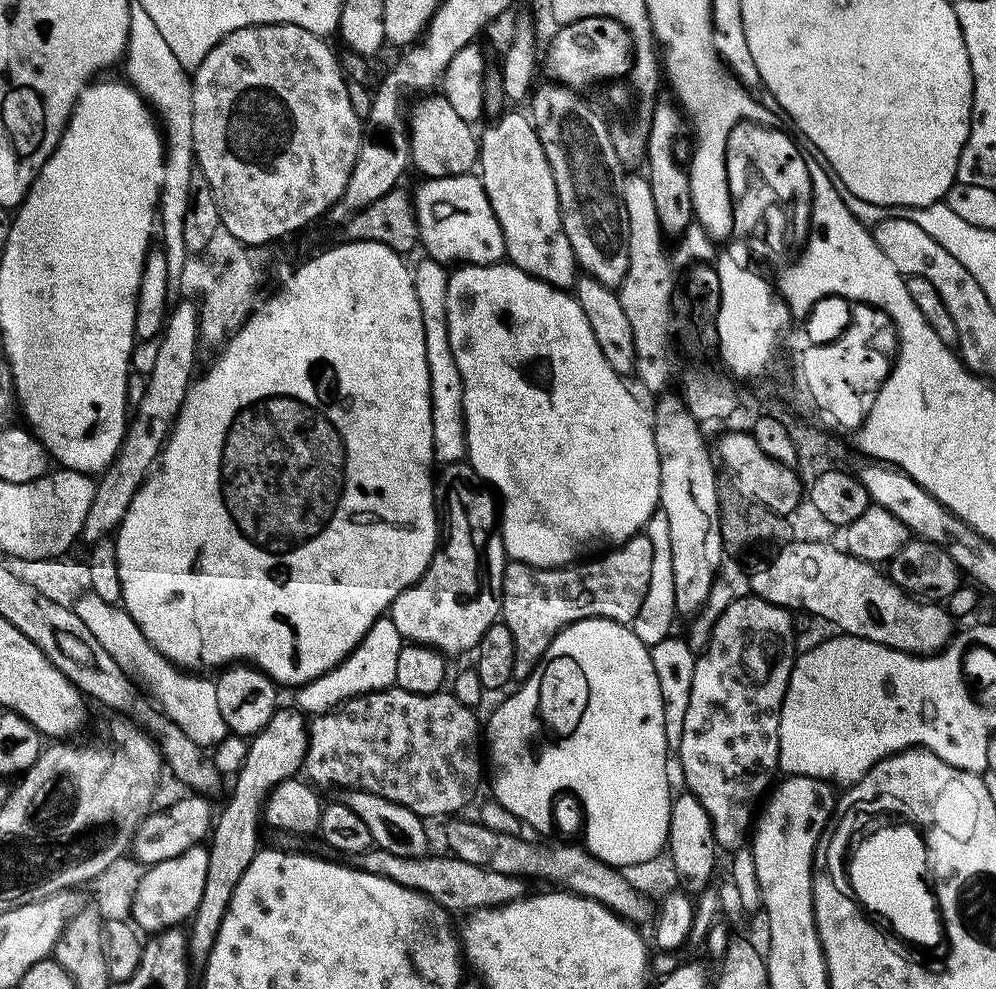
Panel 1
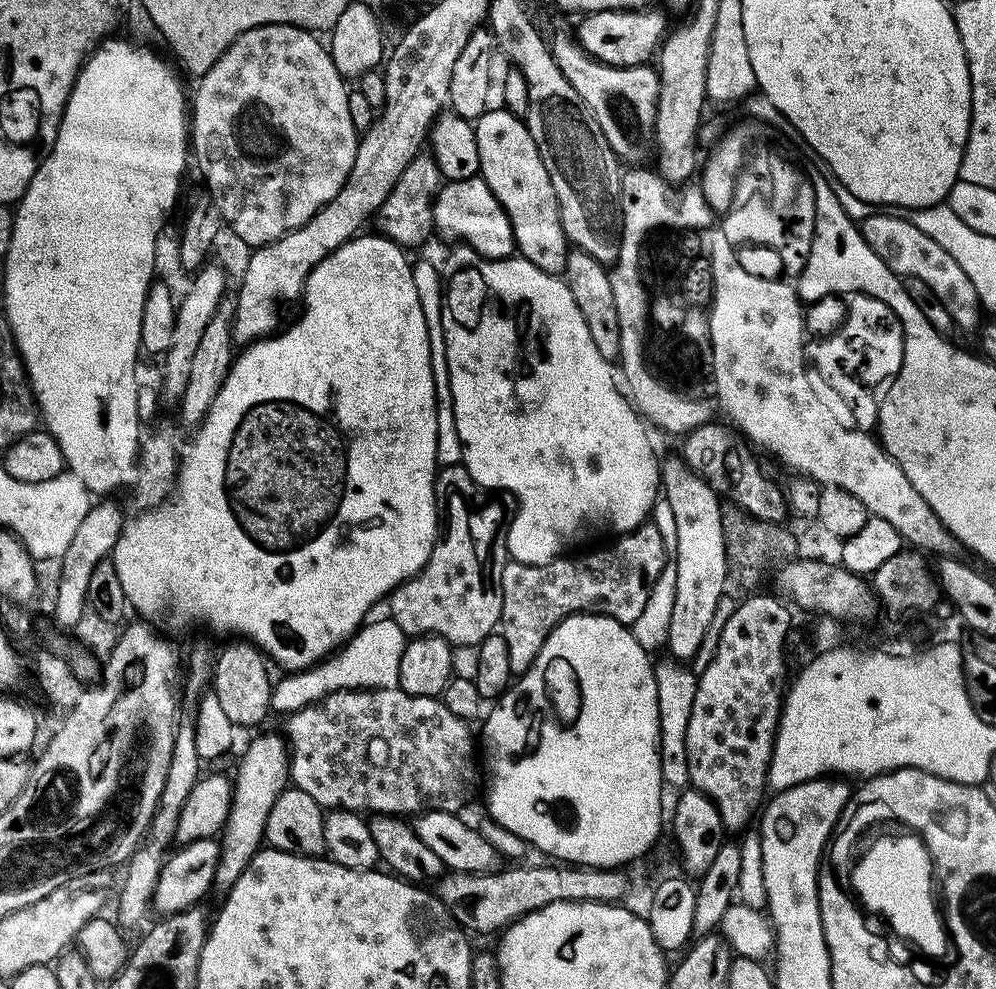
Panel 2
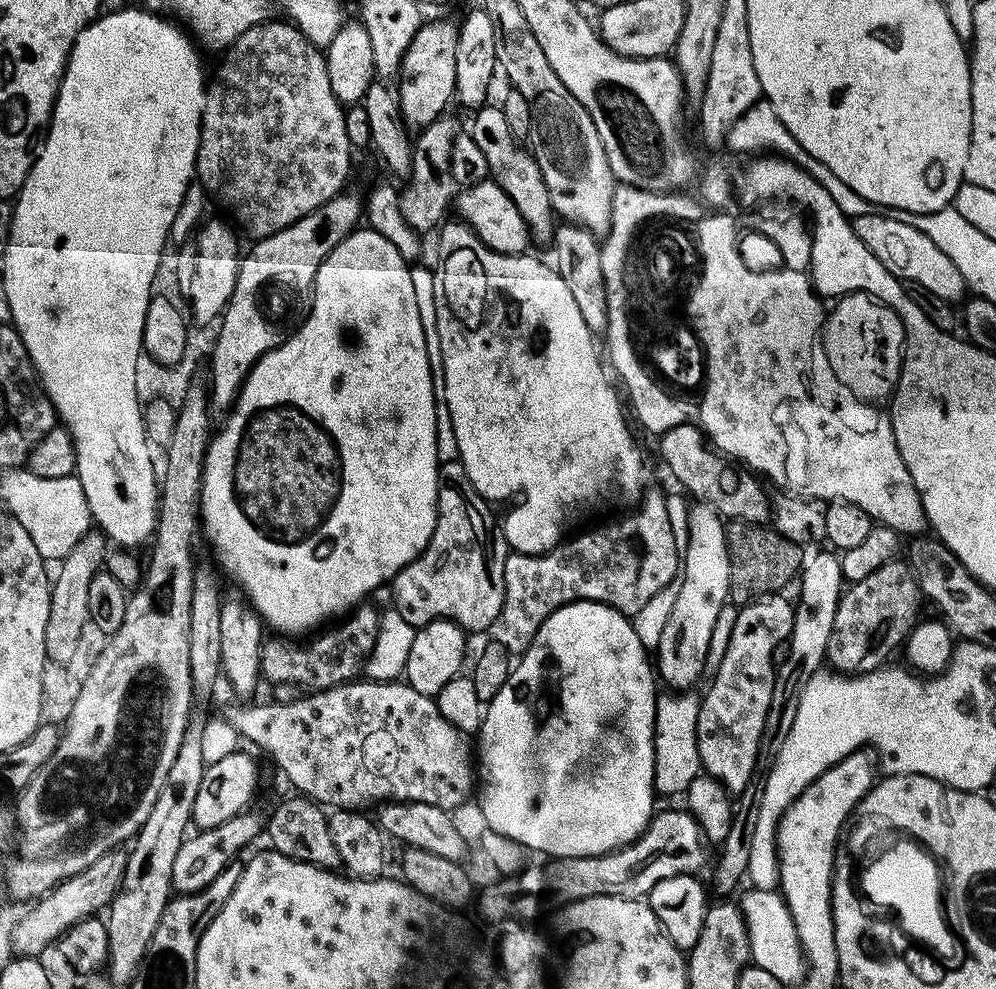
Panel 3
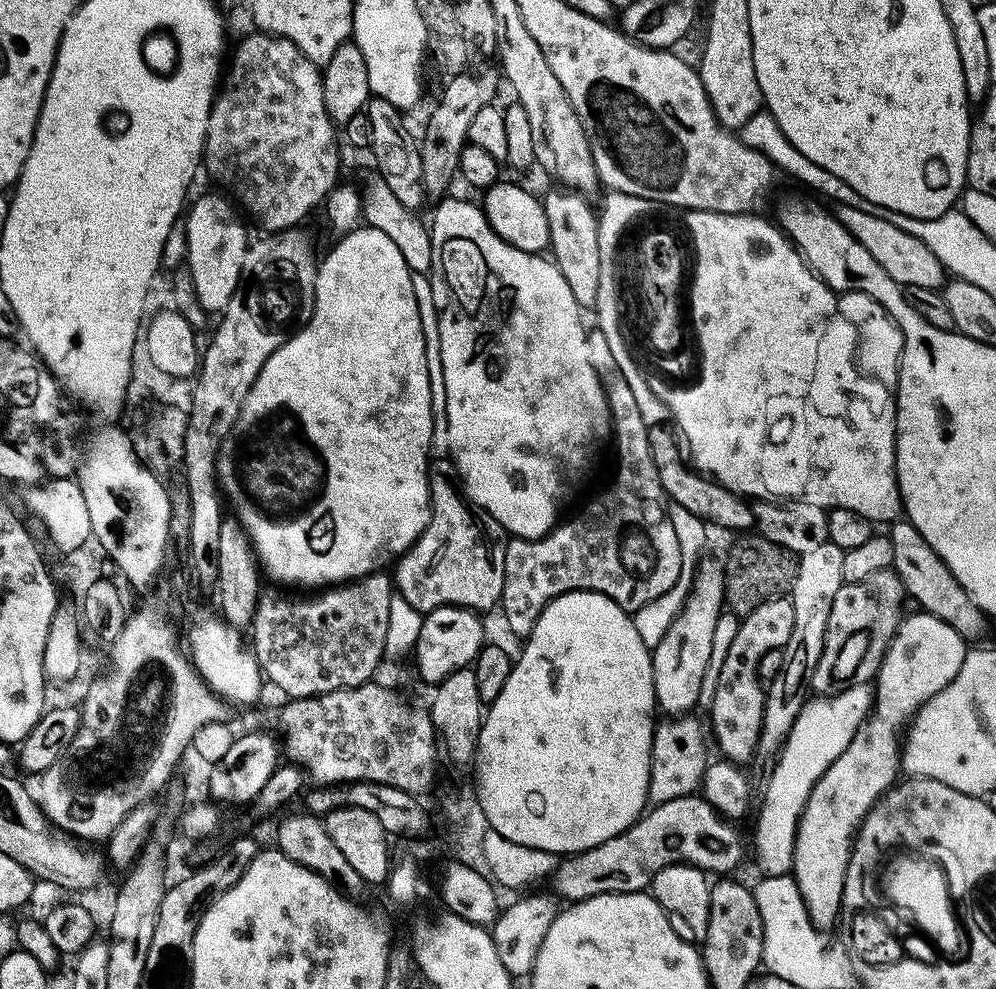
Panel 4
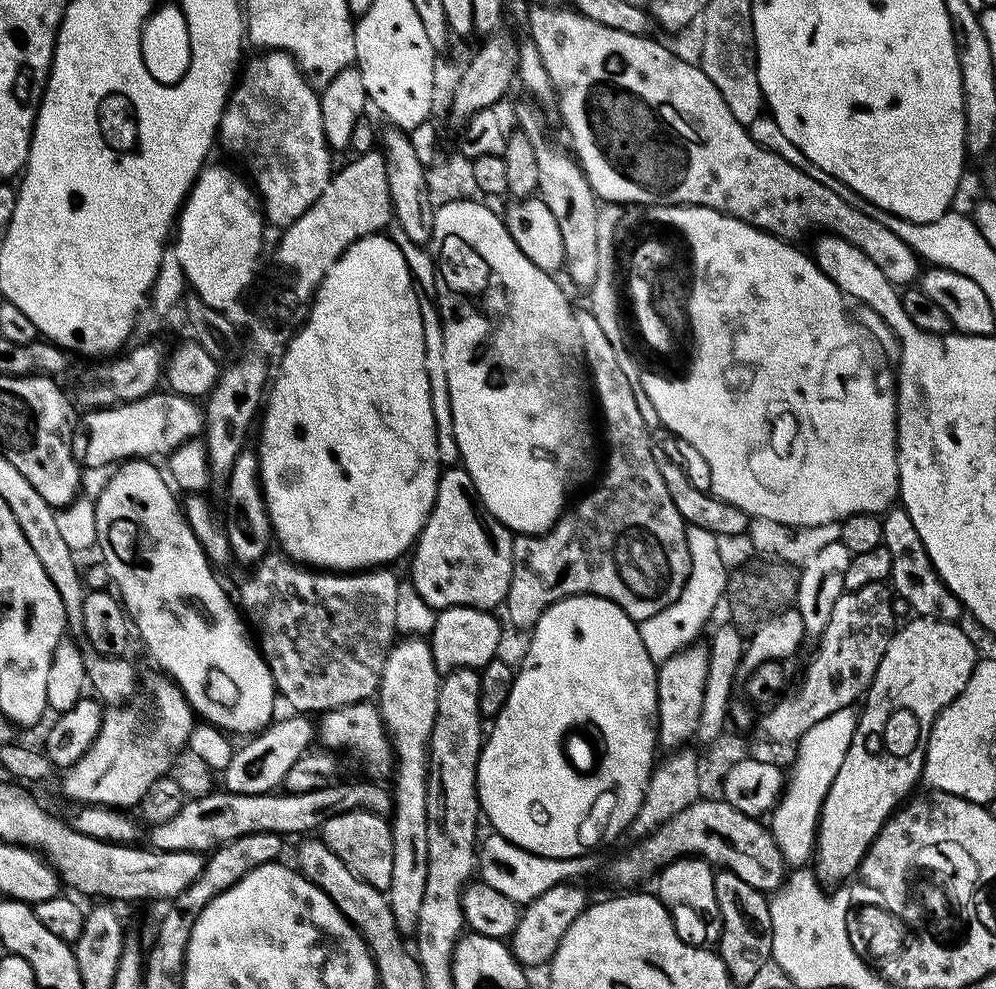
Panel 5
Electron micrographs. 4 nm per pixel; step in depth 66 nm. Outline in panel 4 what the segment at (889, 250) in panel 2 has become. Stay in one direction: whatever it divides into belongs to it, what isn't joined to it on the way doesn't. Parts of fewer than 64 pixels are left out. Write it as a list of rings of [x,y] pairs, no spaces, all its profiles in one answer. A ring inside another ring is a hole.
[[[840,204],[837,207],[836,215],[842,222],[842,226],[870,254],[874,254],[874,262],[894,278],[901,286],[926,286],[937,290],[943,289],[946,284],[946,269],[942,261],[914,234],[906,234],[906,230],[898,230],[898,226],[893,226],[891,222],[886,222],[886,218],[878,218],[875,211],[867,212],[858,210],[849,204]]]

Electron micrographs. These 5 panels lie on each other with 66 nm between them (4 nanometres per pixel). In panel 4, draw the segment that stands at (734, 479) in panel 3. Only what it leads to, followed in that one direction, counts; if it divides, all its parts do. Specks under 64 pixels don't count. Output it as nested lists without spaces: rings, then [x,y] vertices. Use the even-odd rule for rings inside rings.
[[[656,426],[649,427],[648,437],[652,447],[652,457],[656,459],[656,465],[660,471],[660,481],[669,497],[684,506],[690,514],[699,516],[709,525],[717,524],[720,528],[729,528],[734,532],[733,534],[740,534],[751,529],[756,523],[753,505],[745,497],[732,492],[729,488],[724,488],[707,475],[701,474],[695,467],[687,468],[684,465],[684,456],[680,453],[679,446],[676,445],[677,437],[660,431],[664,430]]]

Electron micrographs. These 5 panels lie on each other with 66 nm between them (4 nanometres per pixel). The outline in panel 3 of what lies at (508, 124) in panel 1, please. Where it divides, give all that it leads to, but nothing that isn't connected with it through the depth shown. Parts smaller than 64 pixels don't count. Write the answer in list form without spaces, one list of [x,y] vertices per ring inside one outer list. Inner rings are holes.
[[[500,106],[488,107],[481,107],[473,115],[477,116],[472,120],[470,134],[474,142],[478,142],[478,150],[482,150],[486,158],[491,179],[495,180],[517,206],[518,213],[525,220],[529,237],[535,242],[537,240],[538,243],[547,245],[553,239],[554,213],[550,194],[546,190],[546,182],[542,178],[540,168],[531,151],[510,132],[506,118],[503,117],[502,108]]]

